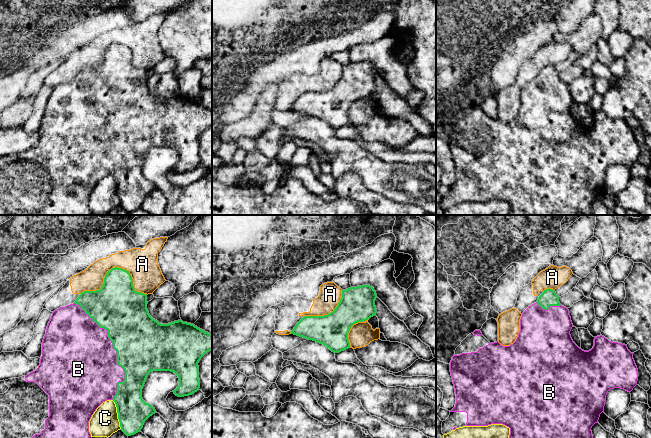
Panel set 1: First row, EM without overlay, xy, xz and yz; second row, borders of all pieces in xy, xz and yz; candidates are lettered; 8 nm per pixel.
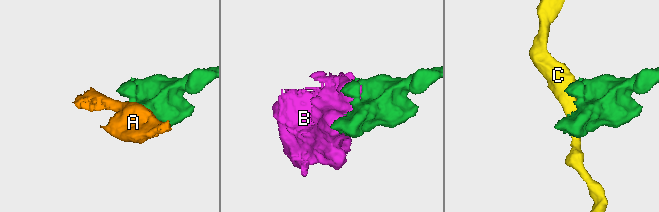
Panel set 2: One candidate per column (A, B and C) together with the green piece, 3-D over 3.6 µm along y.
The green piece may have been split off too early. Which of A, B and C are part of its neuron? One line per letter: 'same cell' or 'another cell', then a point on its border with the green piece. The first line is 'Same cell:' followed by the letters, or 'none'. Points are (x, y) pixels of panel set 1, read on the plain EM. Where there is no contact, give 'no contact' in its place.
Same cell: B
A: another cell; meets green in xy at (114, 44)
B: same cell; meets green in xy at (115, 125)
C: another cell; meets green in xy at (118, 190)

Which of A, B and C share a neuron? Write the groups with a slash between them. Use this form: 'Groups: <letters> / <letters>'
Groups: A / B / C

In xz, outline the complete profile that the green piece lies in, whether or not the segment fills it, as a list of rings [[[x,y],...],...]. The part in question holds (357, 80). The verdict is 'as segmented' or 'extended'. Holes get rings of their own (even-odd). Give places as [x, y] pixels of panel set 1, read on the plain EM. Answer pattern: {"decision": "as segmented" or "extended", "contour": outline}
{"decision": "as segmented", "contour": [[[370,61],[342,66],[342,74],[333,88],[324,92],[305,92],[291,110],[316,117],[339,129],[350,124],[348,109],[351,103],[375,92],[376,67]]]}

